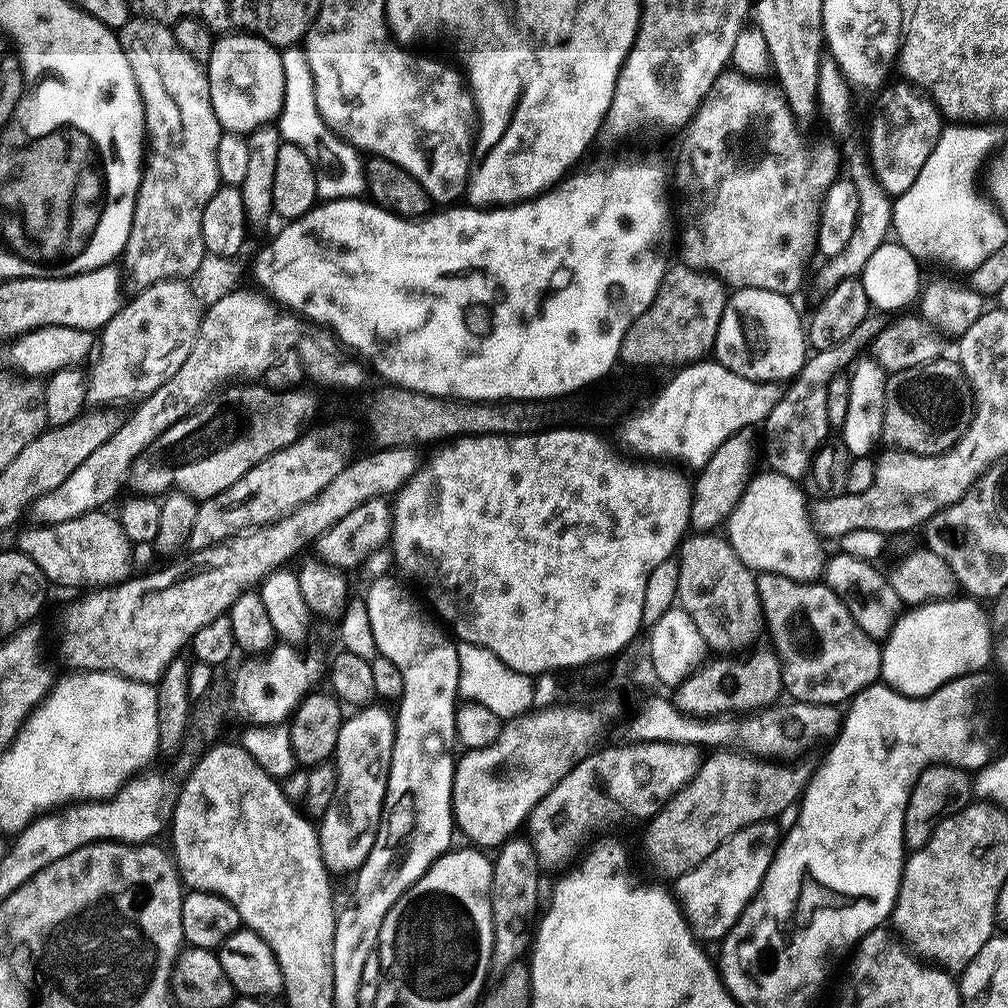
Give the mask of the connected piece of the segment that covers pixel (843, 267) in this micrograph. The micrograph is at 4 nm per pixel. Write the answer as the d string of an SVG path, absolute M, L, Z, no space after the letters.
M871 171L851 173L850 179L856 186L856 193L860 202L859 212L856 215L856 226L850 234L850 242L842 250L838 250L836 256L827 257L824 265L816 272L816 292L817 297L824 297L838 282L851 280L859 277L864 271L866 262L878 246L882 246L889 239L892 227L892 200L885 193L880 184L877 183Z

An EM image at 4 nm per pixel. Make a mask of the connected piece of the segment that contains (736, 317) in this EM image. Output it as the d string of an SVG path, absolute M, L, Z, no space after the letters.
M771 287L737 288L729 295L722 322L718 322L715 359L747 380L785 382L806 364L806 328L802 320L800 324L800 317L791 299Z

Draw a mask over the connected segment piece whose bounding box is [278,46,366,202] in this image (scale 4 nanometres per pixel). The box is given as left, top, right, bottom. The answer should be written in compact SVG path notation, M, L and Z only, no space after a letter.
M293 46L281 51L282 70L284 71L284 109L280 111L280 140L298 146L316 171L316 194L321 201L351 200L360 198L366 192L364 160L361 153L337 136L322 118L314 94L314 78L310 74L308 59L303 47Z

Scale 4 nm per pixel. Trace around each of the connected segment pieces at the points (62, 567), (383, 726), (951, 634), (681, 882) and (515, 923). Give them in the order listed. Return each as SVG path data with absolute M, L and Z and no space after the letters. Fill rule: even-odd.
M104 510L86 511L80 517L57 524L45 524L24 534L18 544L19 551L25 552L42 570L49 585L61 584L64 588L95 590L121 584L133 575L132 539L121 527L115 515L107 516Z
M364 706L353 716L349 715L338 730L338 742L334 753L336 770L336 792L324 816L318 820L318 835L320 838L320 856L324 859L324 867L329 873L350 872L368 862L368 855L376 841L380 822L384 819L384 799L386 798L388 768L391 766L392 747L395 742L396 725L393 713L377 706Z
M953 598L937 600L934 604L922 604L905 611L897 620L888 639L883 641L880 653L880 674L883 683L895 692L904 696L929 696L950 680L960 676L979 673L984 667L989 667L992 659L992 630L990 616L987 611L979 608L972 598Z
M775 823L751 824L734 834L710 858L682 874L674 882L674 896L687 926L697 937L719 941L738 922L744 908L756 897L762 878L778 847ZM777 832L777 836L776 836ZM676 888L676 890L675 890Z
M509 838L500 845L498 851L495 853L494 859L492 860L492 933L494 934L494 942L492 943L492 966L491 971L493 973L499 974L506 971L511 964L517 963L521 959L520 952L527 953L530 948L530 932L528 936L528 927L533 927L534 917L537 915L536 903L540 900L540 880L536 877L536 872L538 873L538 861L529 845L524 844L520 841L520 838Z

